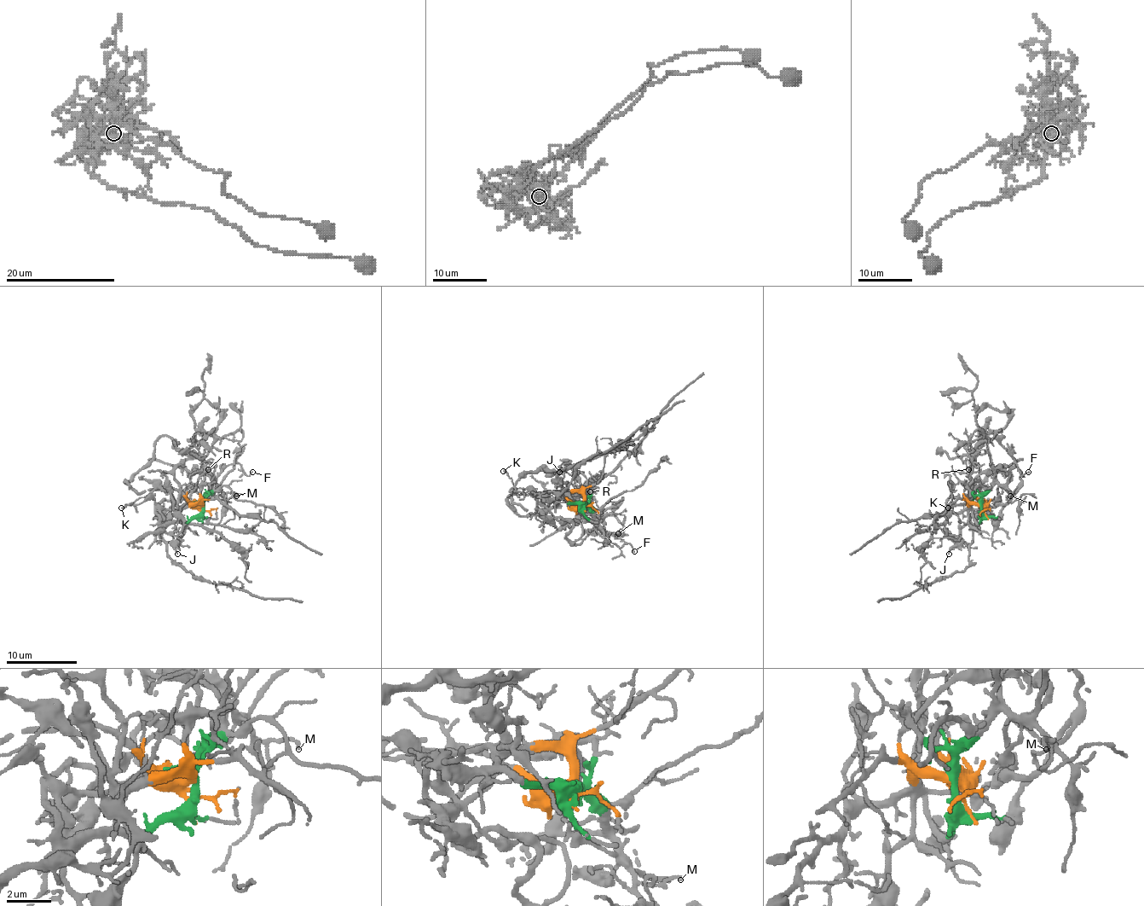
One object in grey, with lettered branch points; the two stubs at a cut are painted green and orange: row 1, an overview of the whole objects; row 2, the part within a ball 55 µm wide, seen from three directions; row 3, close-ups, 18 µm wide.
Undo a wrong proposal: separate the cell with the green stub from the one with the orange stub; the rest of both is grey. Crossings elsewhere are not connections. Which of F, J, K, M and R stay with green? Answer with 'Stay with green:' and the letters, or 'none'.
Stay with green: F, M, R

